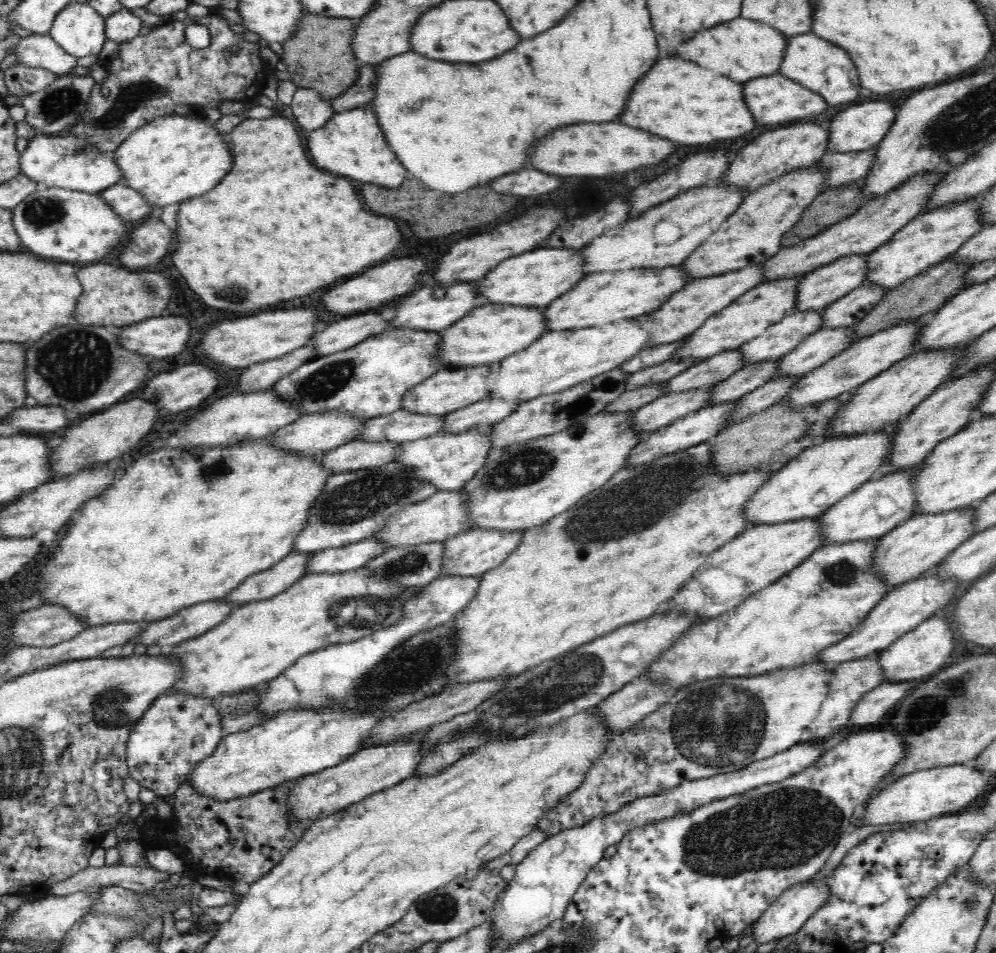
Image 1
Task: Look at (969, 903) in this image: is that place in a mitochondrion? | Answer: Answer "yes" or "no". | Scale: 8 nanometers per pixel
yes

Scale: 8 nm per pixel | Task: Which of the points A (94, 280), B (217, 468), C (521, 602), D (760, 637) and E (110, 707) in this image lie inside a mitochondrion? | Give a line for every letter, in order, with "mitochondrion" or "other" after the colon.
A: other
B: mitochondrion
C: other
D: other
E: mitochondrion

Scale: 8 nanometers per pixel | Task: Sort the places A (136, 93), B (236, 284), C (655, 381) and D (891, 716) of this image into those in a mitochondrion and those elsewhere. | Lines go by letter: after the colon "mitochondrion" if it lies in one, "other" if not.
A: mitochondrion
B: mitochondrion
C: other
D: other

